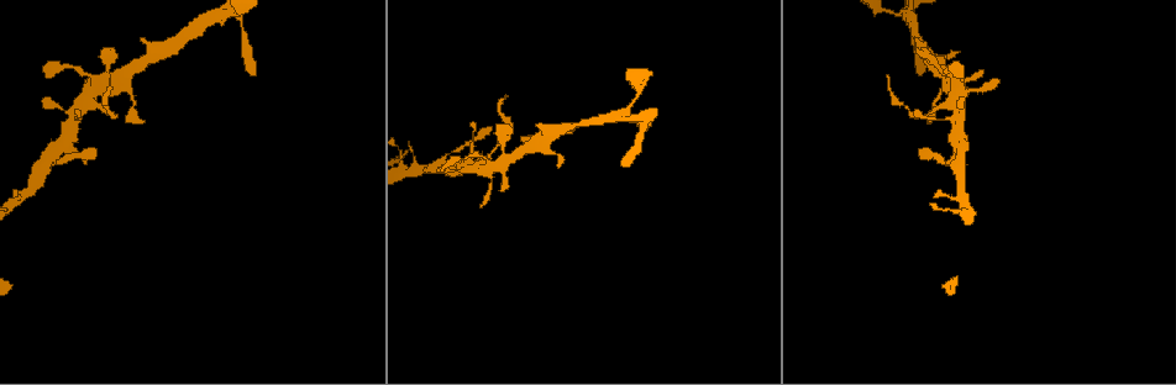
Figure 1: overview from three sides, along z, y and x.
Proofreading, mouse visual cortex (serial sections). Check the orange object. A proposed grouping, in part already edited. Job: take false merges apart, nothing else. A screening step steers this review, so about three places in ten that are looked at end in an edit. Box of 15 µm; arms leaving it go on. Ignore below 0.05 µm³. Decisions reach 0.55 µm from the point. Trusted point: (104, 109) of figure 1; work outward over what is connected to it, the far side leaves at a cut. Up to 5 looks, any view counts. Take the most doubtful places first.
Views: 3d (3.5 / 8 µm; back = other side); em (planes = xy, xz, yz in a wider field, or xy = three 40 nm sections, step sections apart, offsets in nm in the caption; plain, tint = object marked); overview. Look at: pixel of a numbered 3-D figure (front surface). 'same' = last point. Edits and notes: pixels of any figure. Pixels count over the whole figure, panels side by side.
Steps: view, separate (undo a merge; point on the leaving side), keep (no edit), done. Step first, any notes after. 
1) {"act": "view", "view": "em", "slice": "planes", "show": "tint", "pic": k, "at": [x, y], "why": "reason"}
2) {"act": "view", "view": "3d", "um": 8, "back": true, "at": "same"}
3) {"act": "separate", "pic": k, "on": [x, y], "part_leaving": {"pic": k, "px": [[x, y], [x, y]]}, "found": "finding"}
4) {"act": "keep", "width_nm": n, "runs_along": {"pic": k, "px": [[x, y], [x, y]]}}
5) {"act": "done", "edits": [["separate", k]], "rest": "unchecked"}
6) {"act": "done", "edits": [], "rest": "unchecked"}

{"act": "view", "view": "em", "slice": "xy", "step": 5, "show": "tint", "pic": 1, "at": [956, 99], "why": "a fork"}

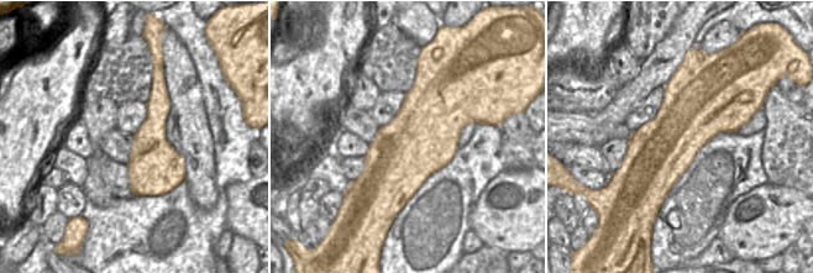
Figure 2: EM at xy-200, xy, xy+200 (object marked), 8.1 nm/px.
{"act": "view", "view": "3d", "um": 3.5, "at": "same"}

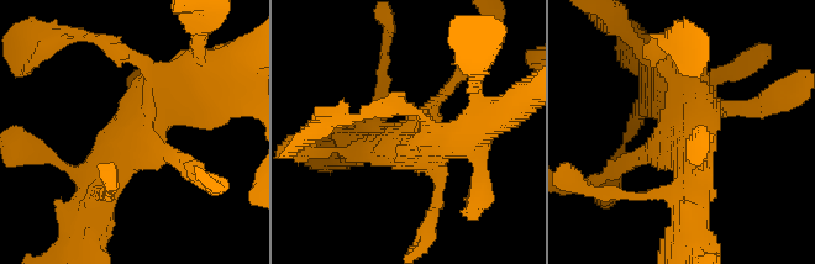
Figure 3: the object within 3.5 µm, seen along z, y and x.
{"act": "keep", "runs_along": {"pic": 3, "px": [[624, 160], [684, 131], [681, 78]]}, "found": "one cell here"}

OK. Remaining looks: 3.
{"act": "view", "view": "3d", "um": 8, "pic": 1, "at": [234, 11], "why": "a narrow waist"}

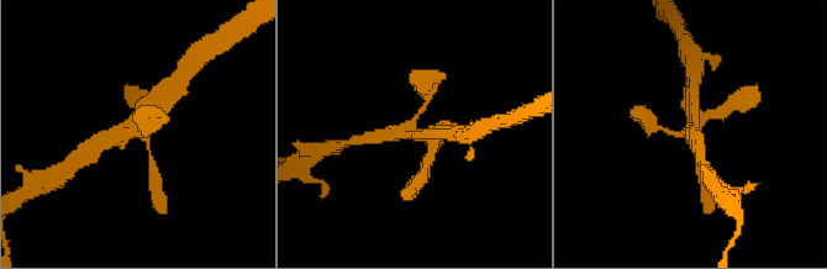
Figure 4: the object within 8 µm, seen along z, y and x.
{"act": "view", "view": "3d", "um": 3.5, "back": true, "pic": 4, "at": [410, 134]}

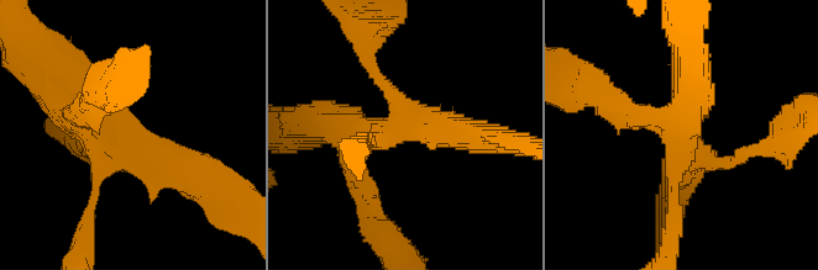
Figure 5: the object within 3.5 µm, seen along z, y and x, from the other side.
{"act": "view", "view": "em", "slice": "xy", "step": 5, "show": "tint", "pic": 5, "at": [115, 149], "why": "now the EM"}

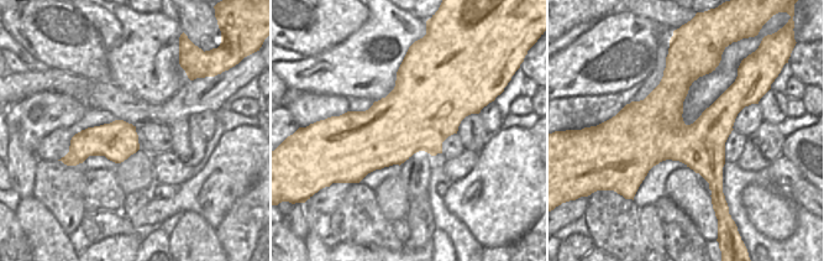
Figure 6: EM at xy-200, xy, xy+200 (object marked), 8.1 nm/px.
{"act": "keep", "runs_along": {"pic": 5, "px": [[192, 173], [104, 151], [74, 116]]}, "found": "continuous, no second cell"}

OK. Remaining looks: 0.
{"act": "done", "edits": [], "rest": "unchecked"}

